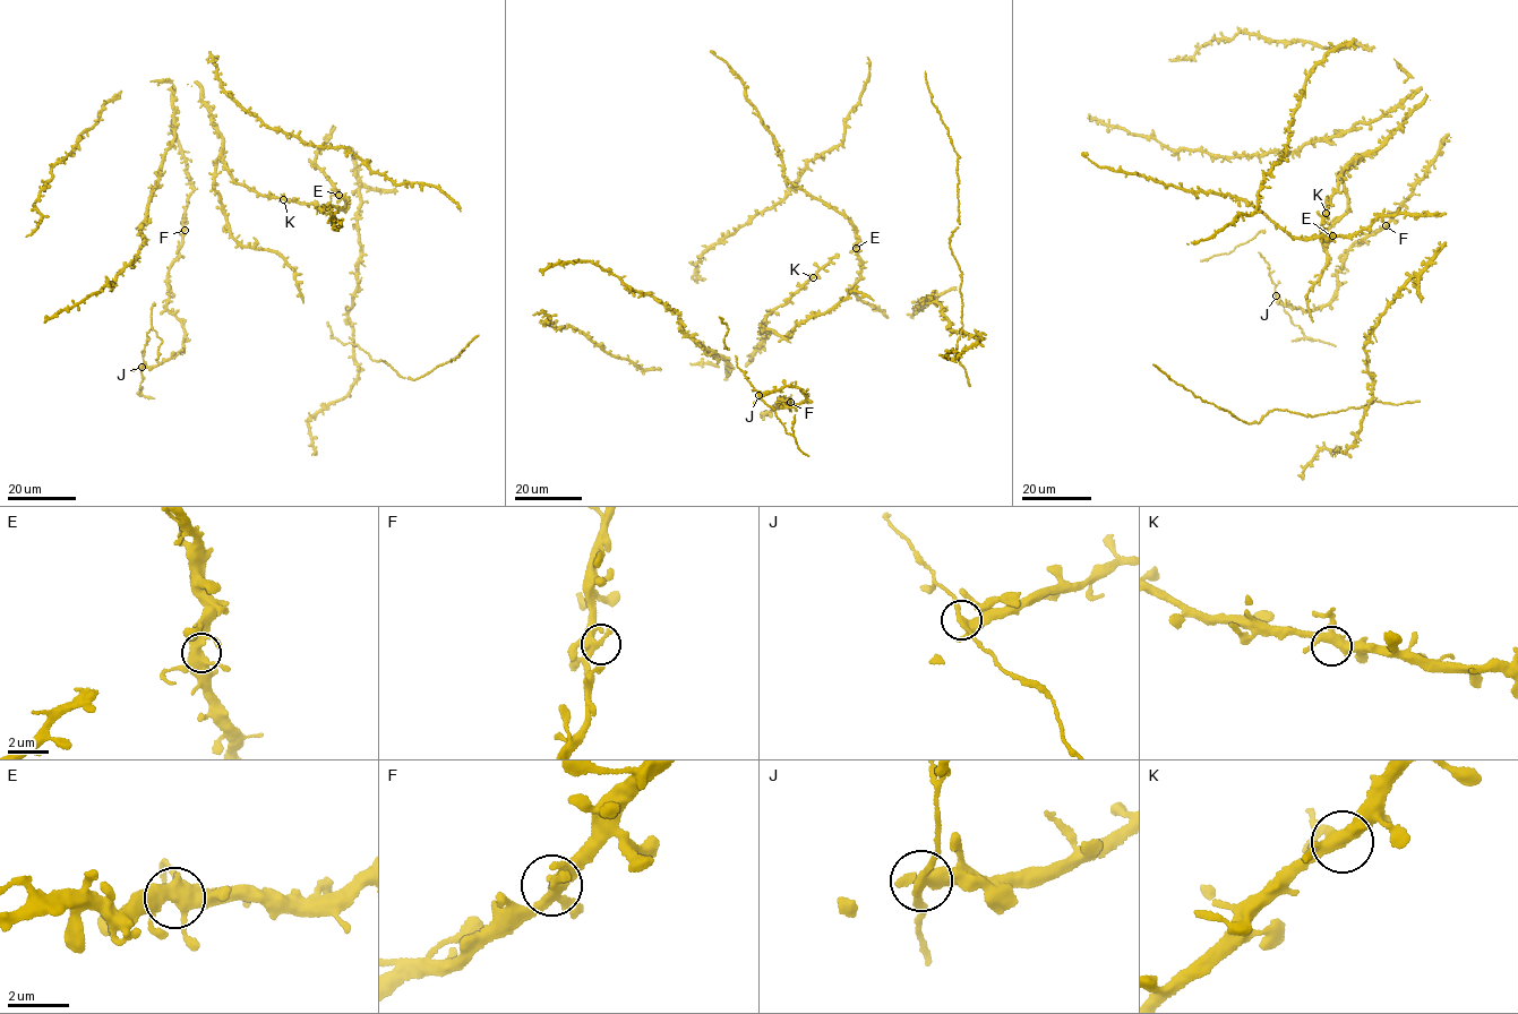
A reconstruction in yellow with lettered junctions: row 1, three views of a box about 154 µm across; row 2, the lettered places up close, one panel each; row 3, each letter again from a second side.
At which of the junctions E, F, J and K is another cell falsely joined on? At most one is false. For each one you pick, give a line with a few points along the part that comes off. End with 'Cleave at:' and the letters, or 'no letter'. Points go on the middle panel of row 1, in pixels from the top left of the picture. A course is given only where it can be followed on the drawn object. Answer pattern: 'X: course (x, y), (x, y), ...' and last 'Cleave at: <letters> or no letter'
J: course (758, 396), (774, 410), (799, 449), (808, 456)
Cleave at: J

